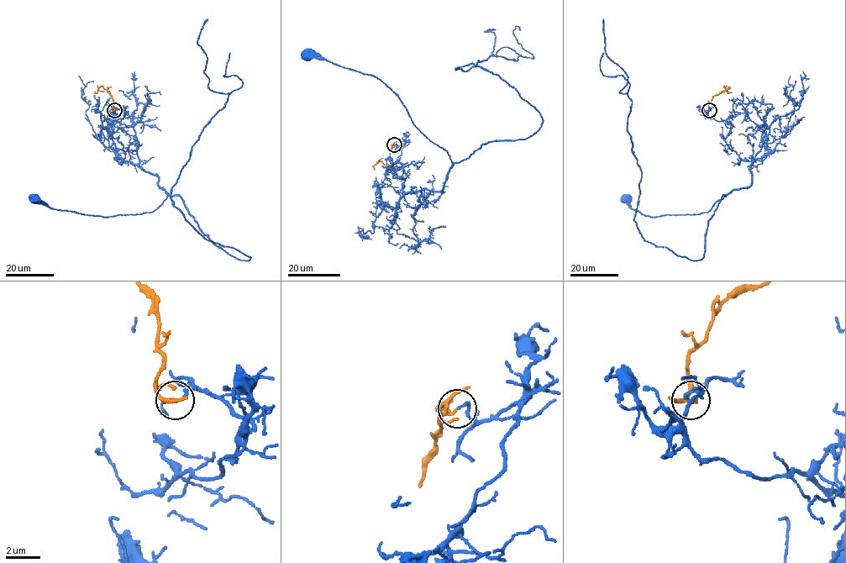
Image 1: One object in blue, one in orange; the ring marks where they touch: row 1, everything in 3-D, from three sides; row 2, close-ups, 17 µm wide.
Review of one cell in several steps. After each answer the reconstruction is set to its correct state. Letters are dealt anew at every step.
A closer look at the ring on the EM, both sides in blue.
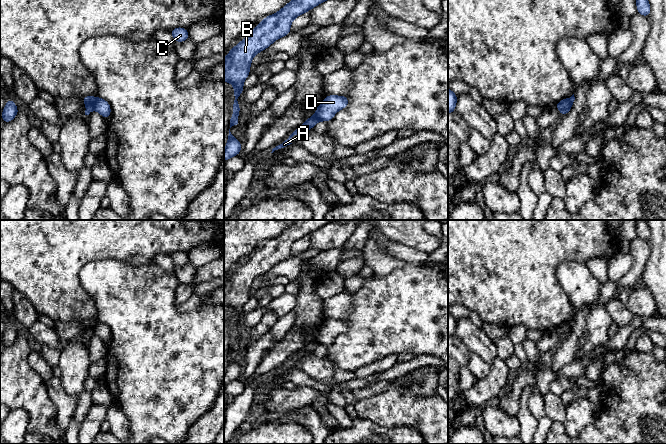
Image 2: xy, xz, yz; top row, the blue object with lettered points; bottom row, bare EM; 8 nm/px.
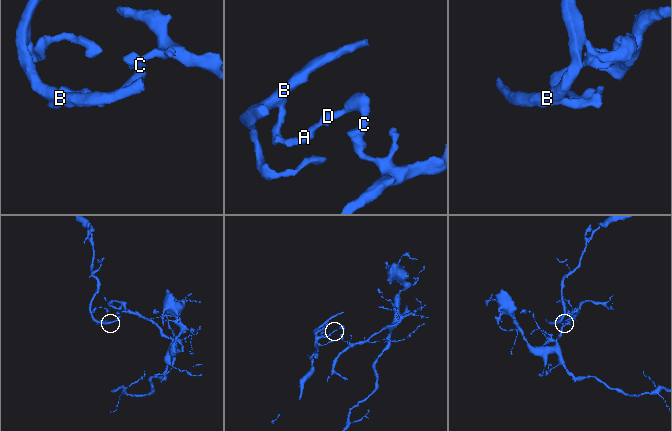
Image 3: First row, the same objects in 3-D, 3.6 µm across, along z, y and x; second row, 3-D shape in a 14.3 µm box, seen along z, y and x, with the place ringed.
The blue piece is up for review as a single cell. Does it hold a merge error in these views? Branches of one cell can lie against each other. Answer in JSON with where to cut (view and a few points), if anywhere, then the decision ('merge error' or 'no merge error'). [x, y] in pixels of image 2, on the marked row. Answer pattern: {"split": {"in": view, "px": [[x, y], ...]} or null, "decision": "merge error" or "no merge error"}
{"split": {"in": "xy", "px": [[96, 97], [92, 108]]}, "decision": "merge error"}

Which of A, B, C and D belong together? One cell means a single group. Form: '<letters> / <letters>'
A B / C D

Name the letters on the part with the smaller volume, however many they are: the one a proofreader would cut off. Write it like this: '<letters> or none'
A, B

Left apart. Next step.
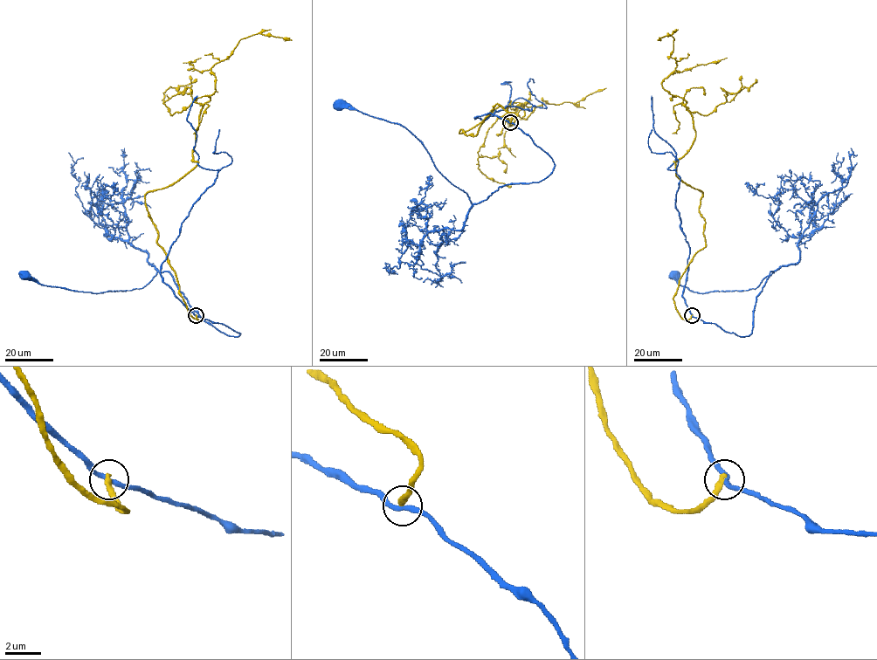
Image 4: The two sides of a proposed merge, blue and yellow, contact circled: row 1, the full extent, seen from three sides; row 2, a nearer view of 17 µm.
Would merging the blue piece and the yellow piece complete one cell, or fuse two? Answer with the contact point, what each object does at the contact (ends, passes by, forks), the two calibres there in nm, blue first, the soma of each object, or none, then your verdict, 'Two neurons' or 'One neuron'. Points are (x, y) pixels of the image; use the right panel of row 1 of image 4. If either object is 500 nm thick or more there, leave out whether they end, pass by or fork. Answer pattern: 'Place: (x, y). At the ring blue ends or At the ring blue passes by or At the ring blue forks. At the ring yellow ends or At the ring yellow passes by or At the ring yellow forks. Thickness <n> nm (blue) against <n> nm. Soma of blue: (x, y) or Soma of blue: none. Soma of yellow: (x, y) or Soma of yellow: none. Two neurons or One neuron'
Place: (692, 315). At the ring blue passes by. At the ring yellow ends. Thickness 240 nm (blue) against 340 nm. Soma of blue: (674, 275). Soma of yellow: none. Two neurons

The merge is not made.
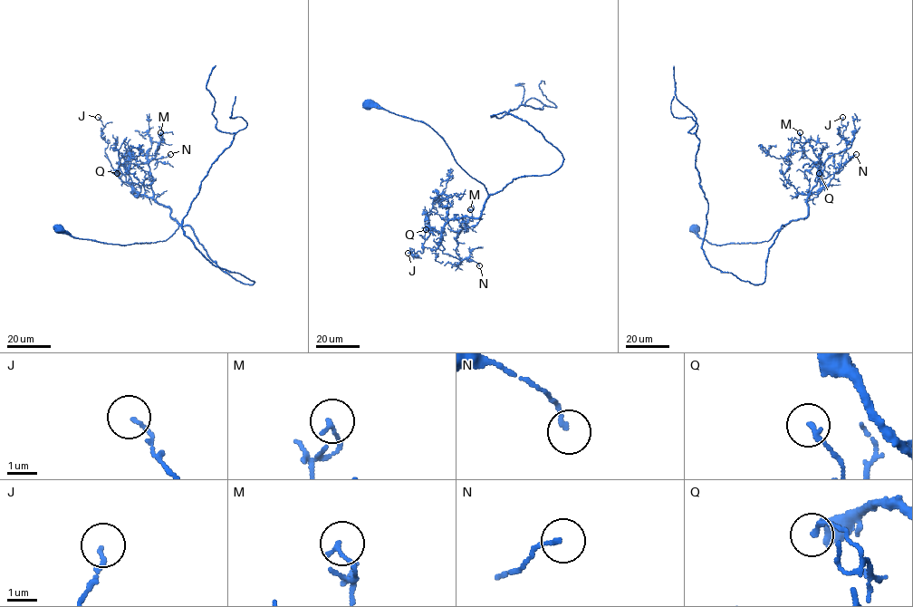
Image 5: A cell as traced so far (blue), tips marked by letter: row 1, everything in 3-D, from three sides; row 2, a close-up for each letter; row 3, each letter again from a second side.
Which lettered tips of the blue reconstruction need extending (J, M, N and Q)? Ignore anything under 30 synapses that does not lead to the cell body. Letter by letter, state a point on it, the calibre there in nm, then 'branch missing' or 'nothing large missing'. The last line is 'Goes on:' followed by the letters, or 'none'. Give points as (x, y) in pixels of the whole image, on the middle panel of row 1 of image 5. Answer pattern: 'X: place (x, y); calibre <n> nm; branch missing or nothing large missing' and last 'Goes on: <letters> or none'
J: place (408, 253); calibre 110 nm; nothing large missing
M: place (470, 209); calibre 140 nm; nothing large missing
N: place (479, 265); calibre 130 nm; nothing large missing
Q: place (426, 229); calibre 190 nm; nothing large missing
Goes on: none

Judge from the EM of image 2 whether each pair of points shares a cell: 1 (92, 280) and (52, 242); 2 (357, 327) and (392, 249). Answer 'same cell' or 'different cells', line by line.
1: different cells
2: different cells

